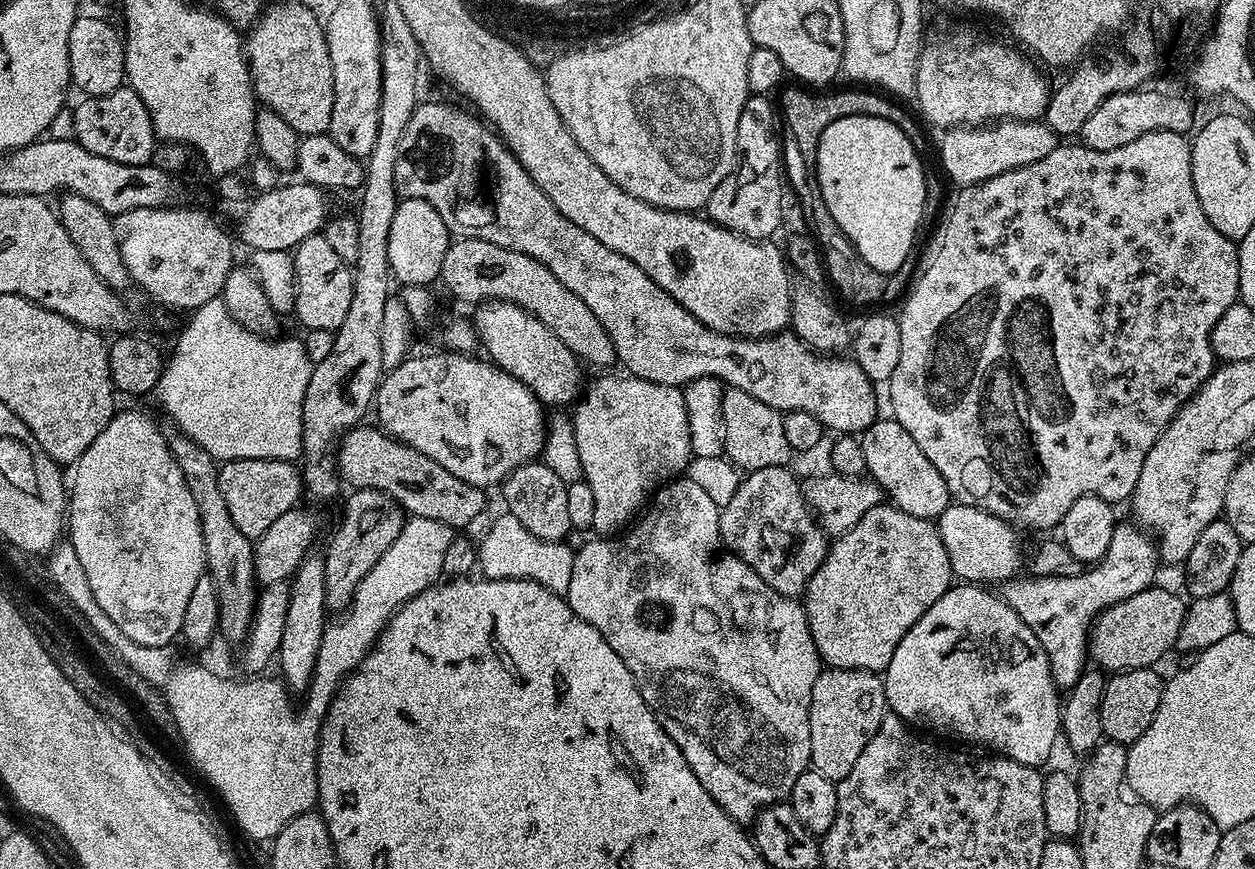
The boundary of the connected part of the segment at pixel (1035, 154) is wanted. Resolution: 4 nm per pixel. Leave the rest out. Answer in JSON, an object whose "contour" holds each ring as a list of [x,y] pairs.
{"contour":[[[997,120],[983,126],[950,128],[941,136],[944,137],[940,140],[940,164],[956,186],[977,184],[998,174],[1006,174],[1006,170],[1030,166],[1030,162],[1038,162],[1038,158],[1046,158],[1046,154],[1050,154],[1050,150],[1058,146],[1056,131],[1040,120]]]}

